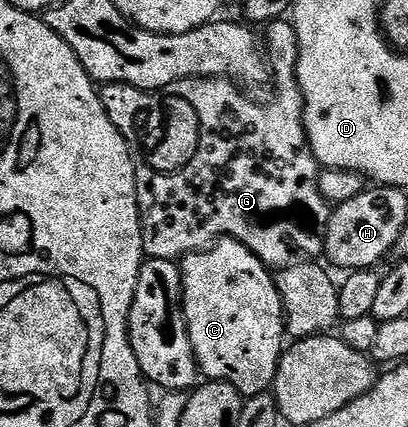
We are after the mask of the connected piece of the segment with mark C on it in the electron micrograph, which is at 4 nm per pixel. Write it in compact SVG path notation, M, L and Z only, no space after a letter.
M229 238L219 239L217 242L211 244L210 247L202 249L201 252L191 252L190 255L183 256L180 261L180 267L182 269L182 309L186 315L190 345L198 363L199 373L207 381L223 380L232 386L236 386L236 390L240 390L243 397L246 398L255 396L261 392L271 391L274 379L276 378L277 366L284 351L282 340L285 341L287 339L286 311L282 308L282 299L278 293L278 285L275 277L272 275L271 269L267 268L266 263L259 256L252 254L252 250L248 250L248 246L244 246L238 240L231 240Z

